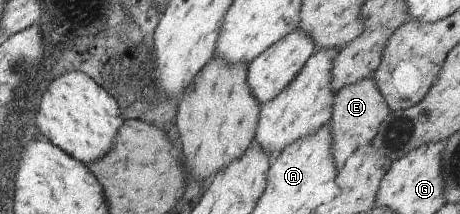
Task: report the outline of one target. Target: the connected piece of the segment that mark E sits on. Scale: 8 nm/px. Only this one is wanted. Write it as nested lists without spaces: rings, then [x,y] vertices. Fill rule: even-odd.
[[[373,76],[344,87],[338,92],[336,110],[329,123],[333,127],[333,157],[337,161],[337,169],[342,170],[357,150],[367,143],[372,143],[373,139],[377,137],[381,125],[392,112],[388,100],[377,87],[377,81]]]

